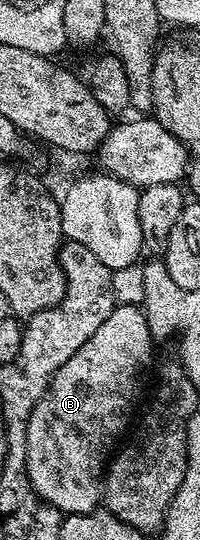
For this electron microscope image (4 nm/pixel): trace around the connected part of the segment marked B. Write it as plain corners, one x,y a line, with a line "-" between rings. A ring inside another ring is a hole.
115,305
108,320
104,320
94,335
56,371
46,395
38,401
32,412
30,447
26,449
30,483
42,501
56,507
63,515
87,514
89,510
99,509
108,459
119,445
118,437
130,422
134,385
142,369
149,364
150,353
154,350
154,338
150,335
150,322
146,317
147,311
137,305

